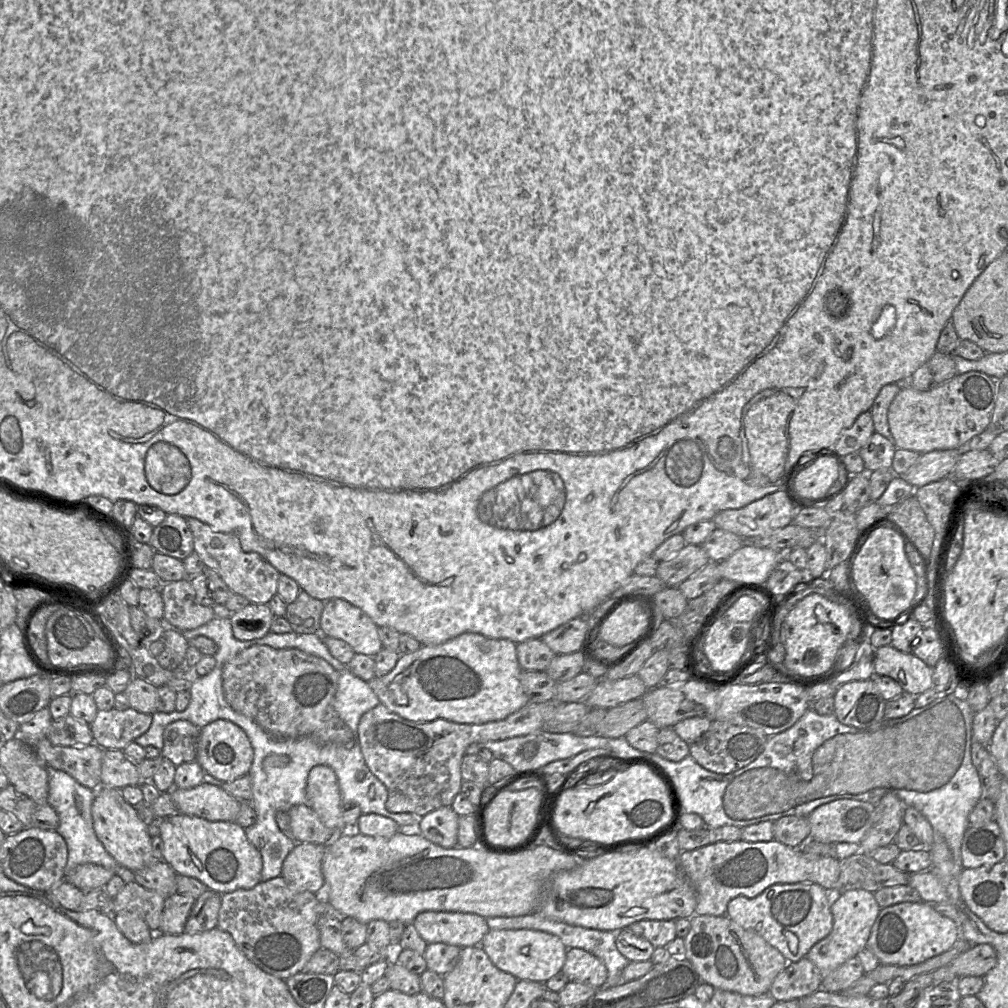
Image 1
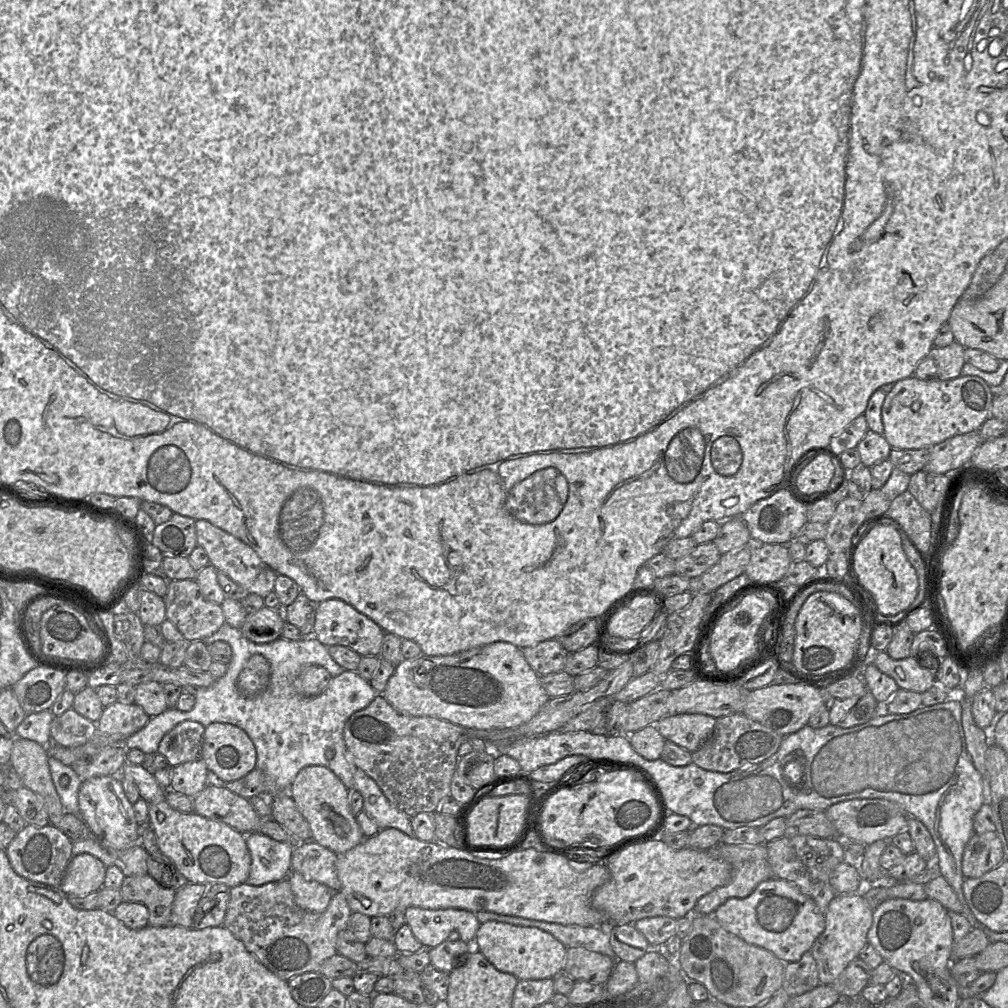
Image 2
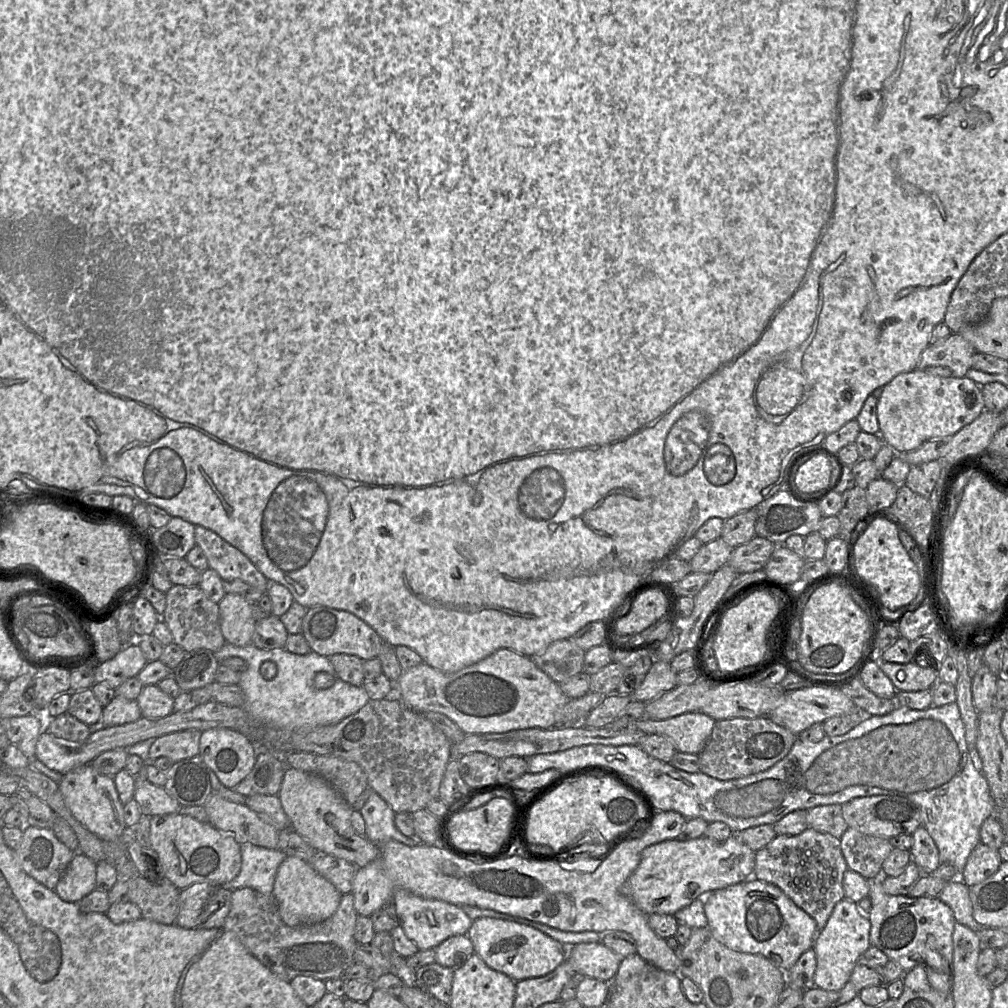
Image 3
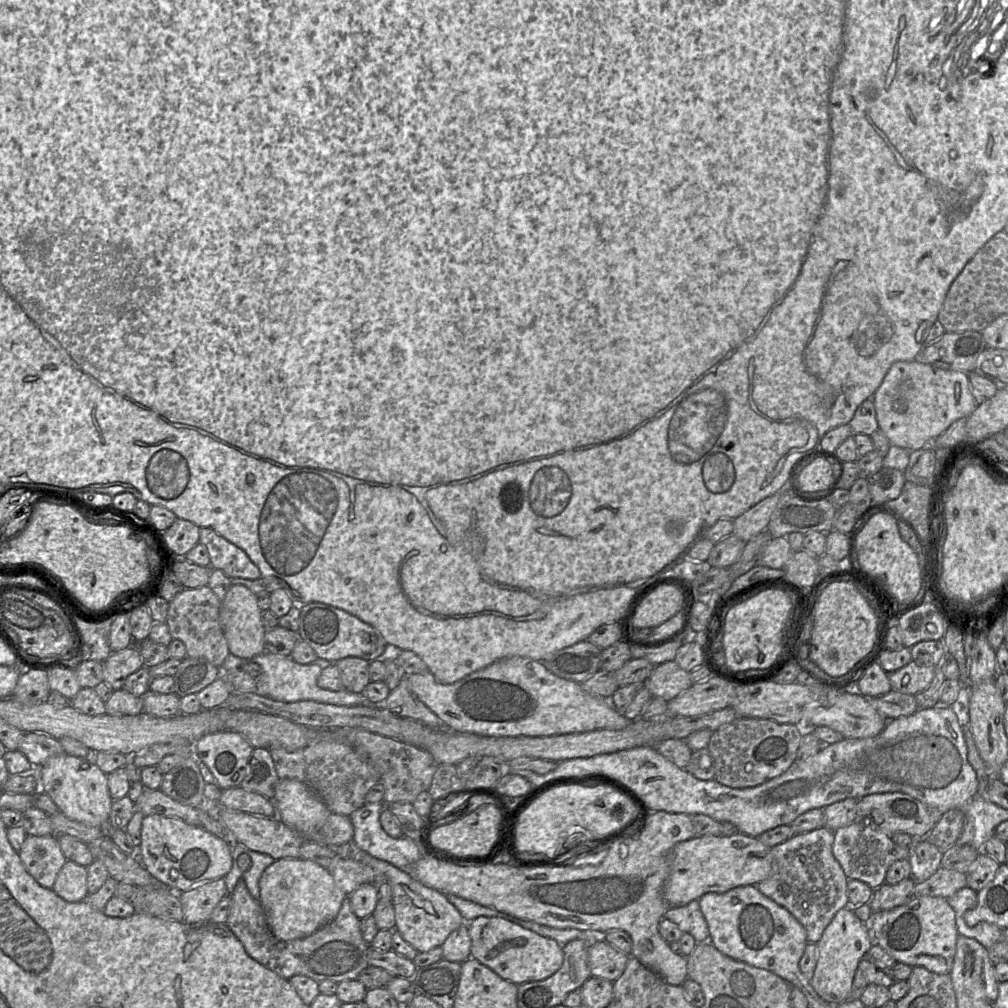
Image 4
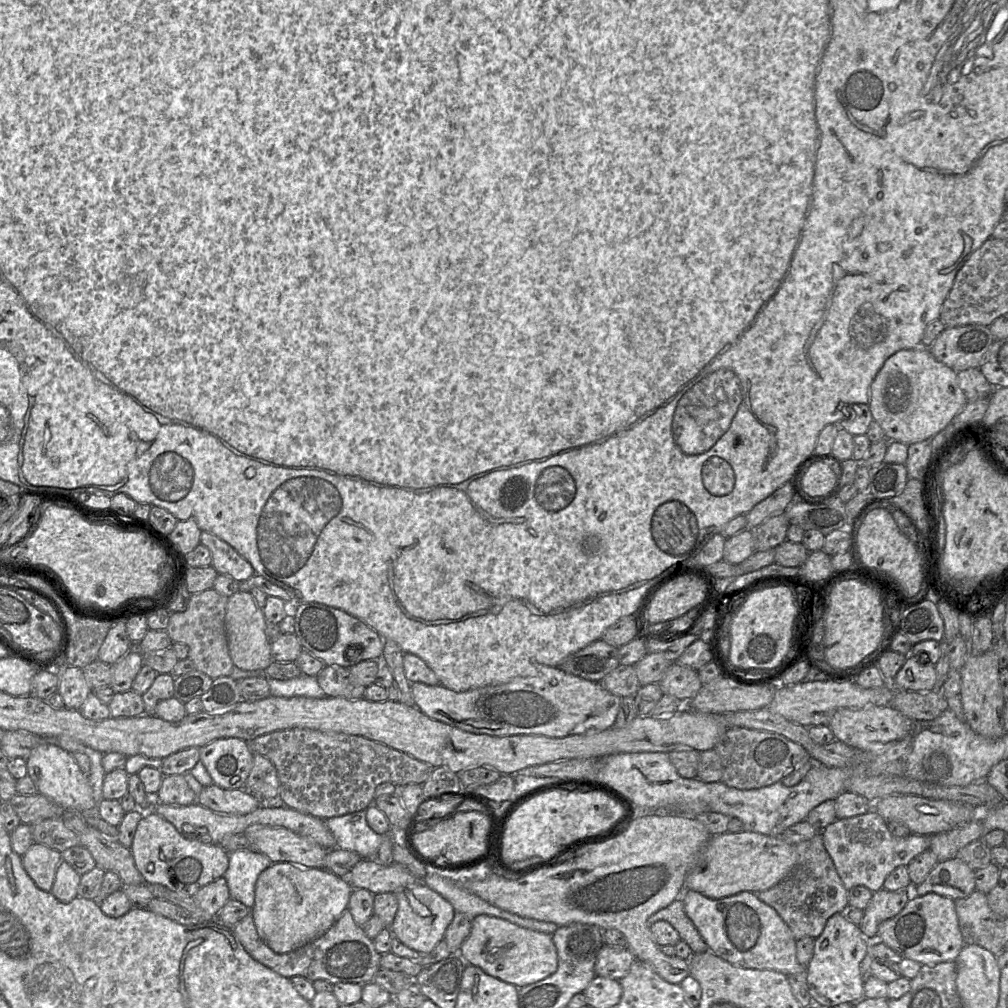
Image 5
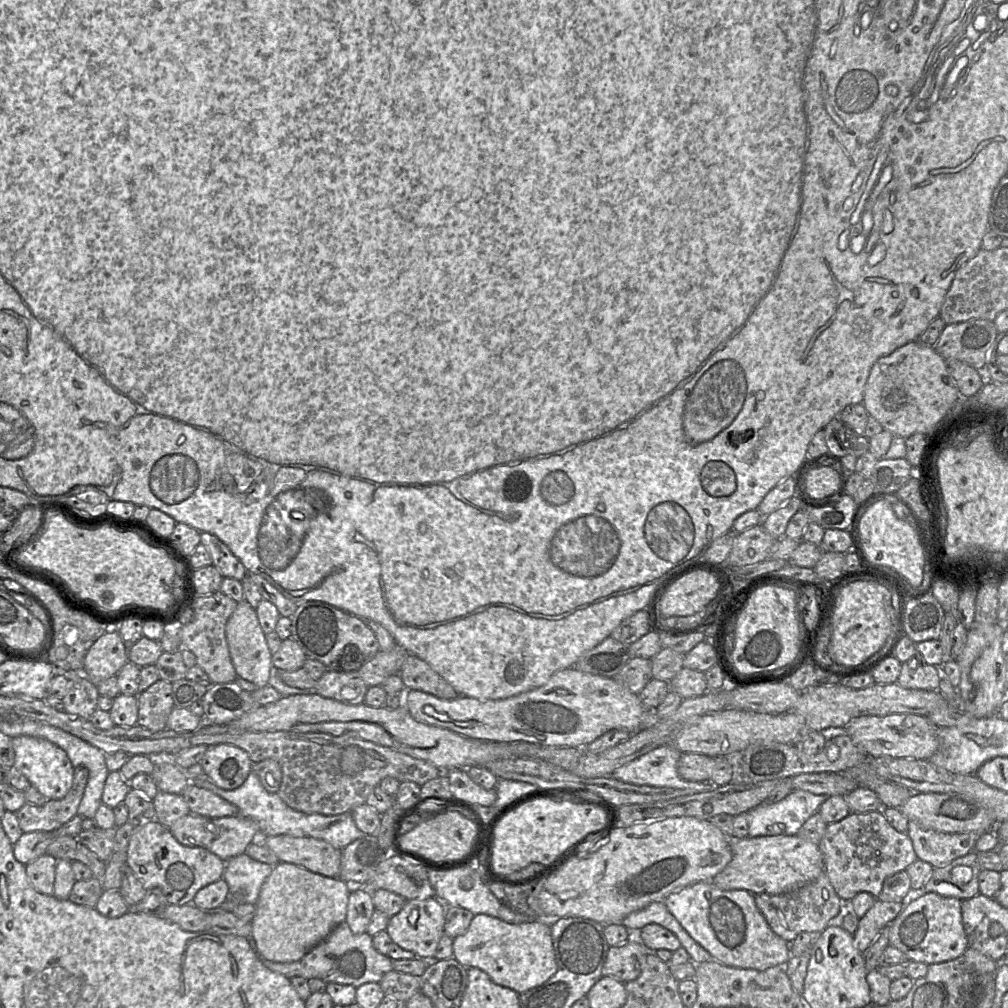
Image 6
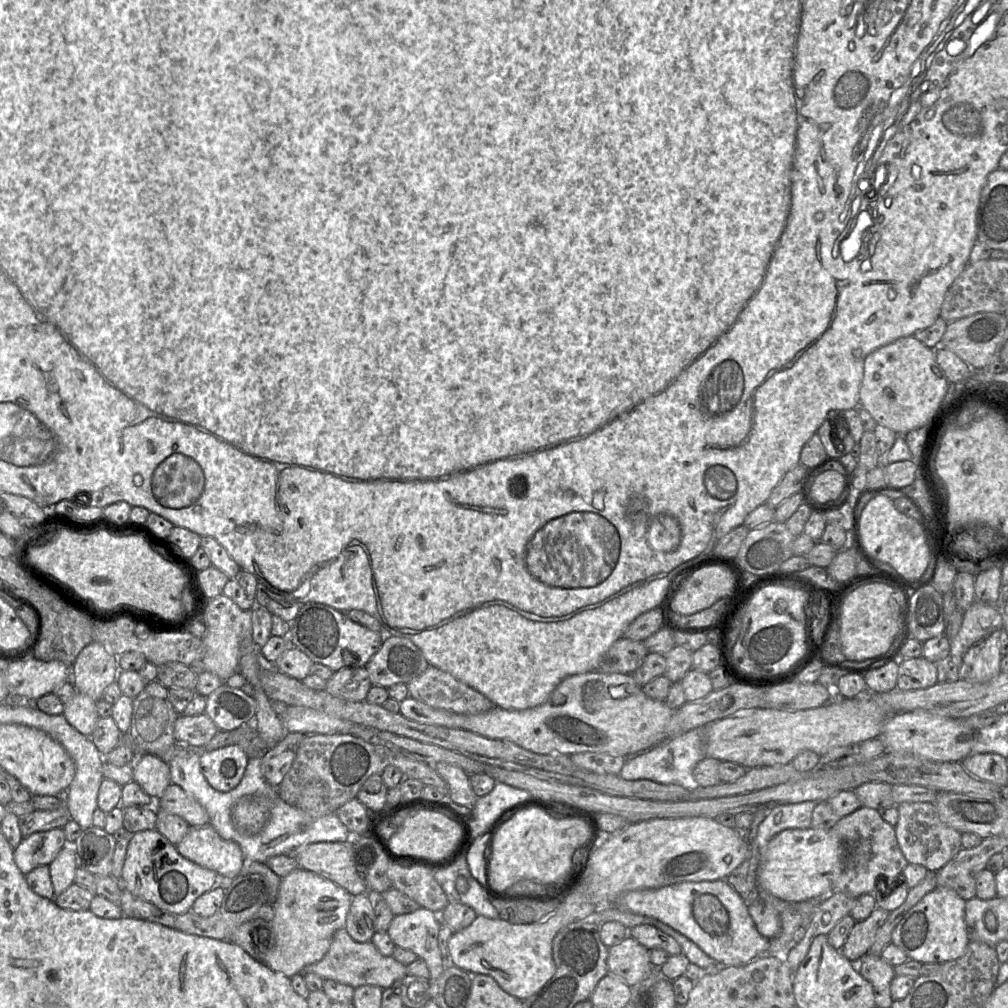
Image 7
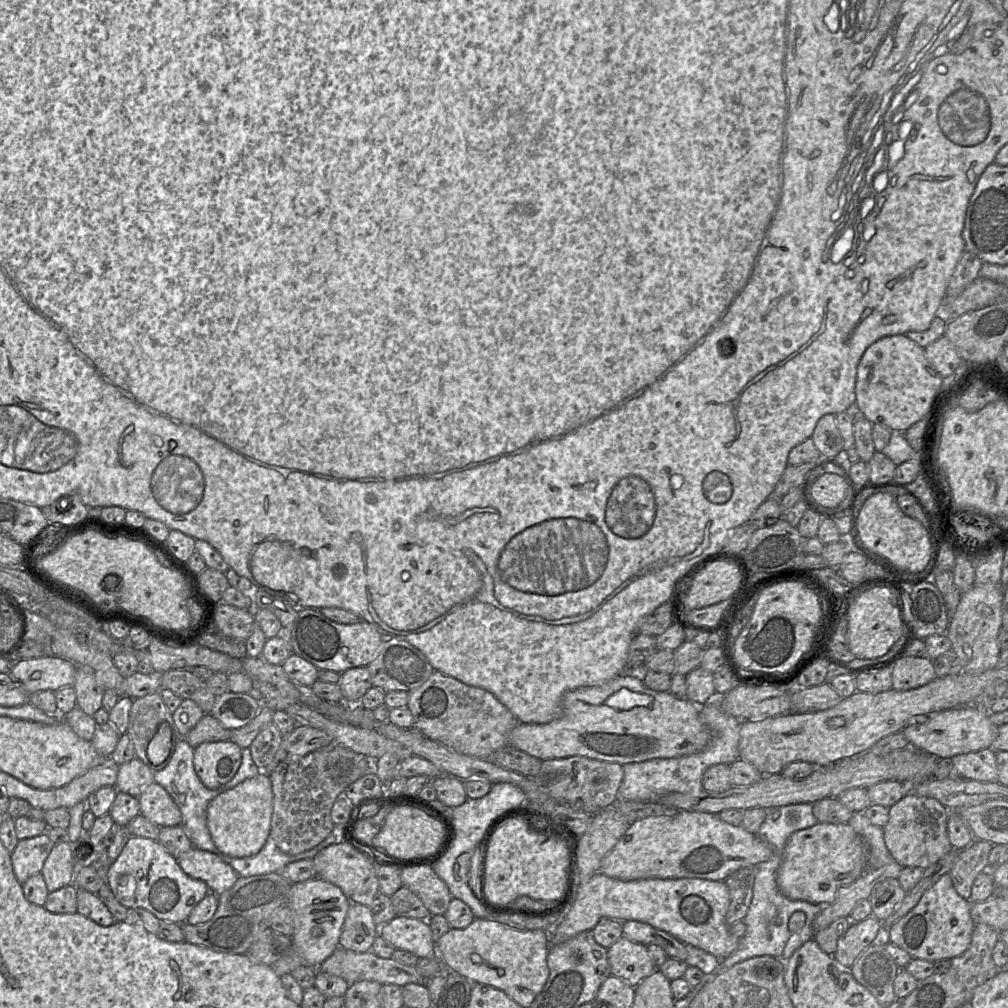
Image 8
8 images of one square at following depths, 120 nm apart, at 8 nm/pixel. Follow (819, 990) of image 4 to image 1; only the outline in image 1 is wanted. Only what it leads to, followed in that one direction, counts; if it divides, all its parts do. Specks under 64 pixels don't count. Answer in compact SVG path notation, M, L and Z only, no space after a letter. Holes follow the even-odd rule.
M849 890L833 896L831 914L833 927L831 932L812 946L805 956L815 967L821 978L825 978L847 960L855 957L867 947L872 926L875 923L881 908L874 893L863 890Z

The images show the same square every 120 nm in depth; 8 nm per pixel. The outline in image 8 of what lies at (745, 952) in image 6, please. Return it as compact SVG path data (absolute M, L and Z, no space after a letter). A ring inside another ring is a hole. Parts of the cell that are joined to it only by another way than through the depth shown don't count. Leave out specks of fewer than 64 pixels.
M598 872L586 883L577 884L568 913L549 933L550 946L563 943L583 931L592 930L601 919L620 922L631 920L650 924L682 943L700 948L722 960L738 947L738 938L730 933L725 922L729 904L729 891L724 881L700 878L624 881Z

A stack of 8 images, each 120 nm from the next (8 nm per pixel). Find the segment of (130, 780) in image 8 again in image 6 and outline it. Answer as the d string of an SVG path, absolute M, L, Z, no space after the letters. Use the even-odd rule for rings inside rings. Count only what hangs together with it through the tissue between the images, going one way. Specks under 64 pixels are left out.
M159 753L148 756L155 761L151 775L159 791L181 794L191 780L187 772L174 763L175 755Z

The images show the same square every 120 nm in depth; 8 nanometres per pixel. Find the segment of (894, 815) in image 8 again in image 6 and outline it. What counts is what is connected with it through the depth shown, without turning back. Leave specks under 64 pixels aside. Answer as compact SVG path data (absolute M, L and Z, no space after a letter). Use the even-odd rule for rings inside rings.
M909 821L907 830L918 859L928 862L934 868L943 867L974 851L976 841L984 833L941 832L925 828L915 821Z

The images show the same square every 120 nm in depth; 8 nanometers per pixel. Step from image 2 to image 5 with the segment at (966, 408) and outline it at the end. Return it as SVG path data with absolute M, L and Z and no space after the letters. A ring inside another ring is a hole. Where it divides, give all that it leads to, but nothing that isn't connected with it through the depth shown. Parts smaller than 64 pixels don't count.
M928 348L902 349L890 356L876 374L870 385L869 408L873 420L883 429L889 441L910 445L931 439L951 423L967 403L957 382L957 372L939 362Z

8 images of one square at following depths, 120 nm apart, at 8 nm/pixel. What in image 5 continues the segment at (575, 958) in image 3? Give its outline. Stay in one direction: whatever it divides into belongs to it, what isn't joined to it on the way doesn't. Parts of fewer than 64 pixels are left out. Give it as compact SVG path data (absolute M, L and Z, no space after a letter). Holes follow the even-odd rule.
M604 945L598 952L595 973L598 976L620 980L628 974L635 956L628 947Z

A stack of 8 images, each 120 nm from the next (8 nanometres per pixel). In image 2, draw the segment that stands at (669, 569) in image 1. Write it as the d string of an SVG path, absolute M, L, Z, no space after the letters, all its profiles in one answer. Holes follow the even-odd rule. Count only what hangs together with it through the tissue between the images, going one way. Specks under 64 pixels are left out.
M713 542L696 545L689 554L675 560L674 574L686 578L698 577L715 565L721 555Z

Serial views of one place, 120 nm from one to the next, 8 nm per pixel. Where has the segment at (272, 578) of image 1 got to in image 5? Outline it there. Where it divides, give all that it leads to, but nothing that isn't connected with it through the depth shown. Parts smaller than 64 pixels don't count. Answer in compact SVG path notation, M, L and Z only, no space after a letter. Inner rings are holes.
M202 531L200 544L209 549L211 566L218 574L225 574L236 581L247 580L255 574L252 565L219 537L207 531Z

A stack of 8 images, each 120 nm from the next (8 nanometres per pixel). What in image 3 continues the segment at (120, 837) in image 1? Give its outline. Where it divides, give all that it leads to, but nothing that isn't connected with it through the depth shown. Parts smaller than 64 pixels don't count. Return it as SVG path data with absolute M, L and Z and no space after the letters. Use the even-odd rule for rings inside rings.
M86 764L64 774L58 785L67 807L84 827L106 841L118 841L126 825L123 804L112 776L101 774Z

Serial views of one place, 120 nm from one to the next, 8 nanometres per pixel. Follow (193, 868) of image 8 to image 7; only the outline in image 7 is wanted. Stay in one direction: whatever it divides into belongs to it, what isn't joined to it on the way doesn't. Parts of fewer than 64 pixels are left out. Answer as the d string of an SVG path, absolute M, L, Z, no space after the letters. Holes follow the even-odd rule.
M210 824L190 827L187 835L176 845L176 848L183 857L202 867L215 871L225 879L235 878L244 867L244 855L239 844L222 838Z

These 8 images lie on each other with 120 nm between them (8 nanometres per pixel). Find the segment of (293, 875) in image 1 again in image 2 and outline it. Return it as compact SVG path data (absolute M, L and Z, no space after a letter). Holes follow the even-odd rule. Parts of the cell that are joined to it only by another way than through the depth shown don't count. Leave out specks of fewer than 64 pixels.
M313 840L304 841L294 848L291 870L338 892L341 890L341 882L337 872L337 856Z

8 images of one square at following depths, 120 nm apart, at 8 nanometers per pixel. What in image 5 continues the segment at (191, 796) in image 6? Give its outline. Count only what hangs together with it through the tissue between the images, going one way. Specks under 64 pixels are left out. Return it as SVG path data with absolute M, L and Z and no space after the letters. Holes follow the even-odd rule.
M215 784L204 786L197 803L218 813L244 815L261 806L260 799L249 791L224 789Z

